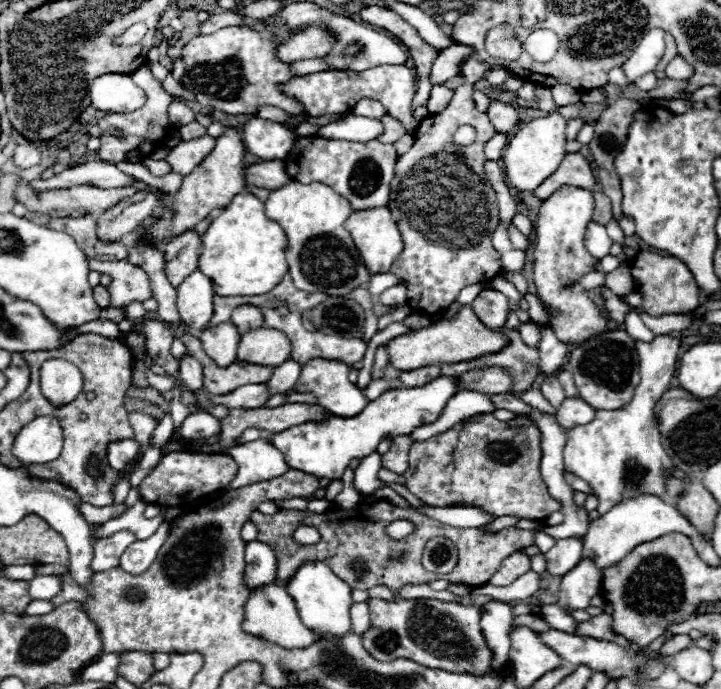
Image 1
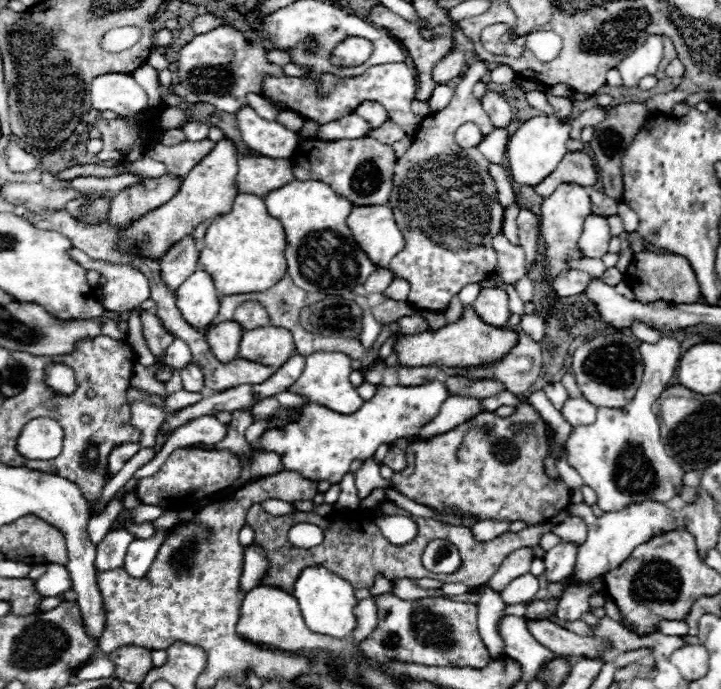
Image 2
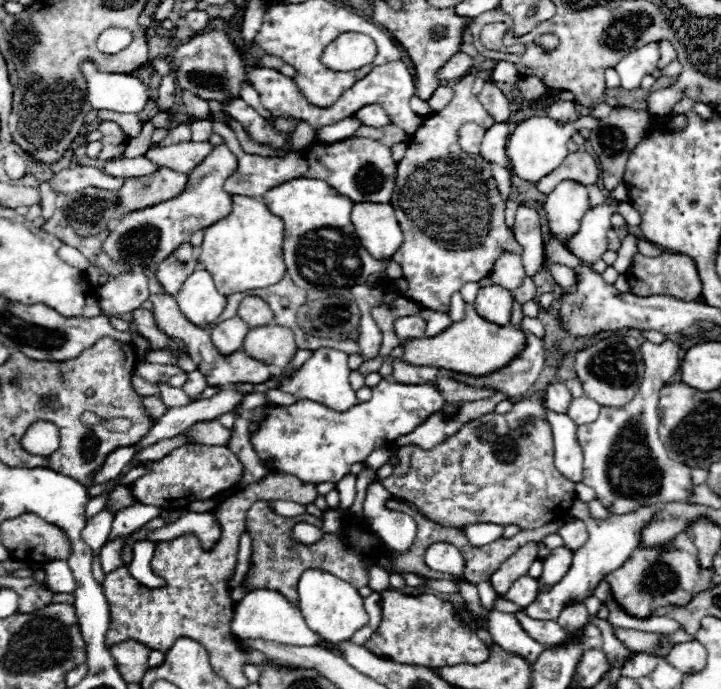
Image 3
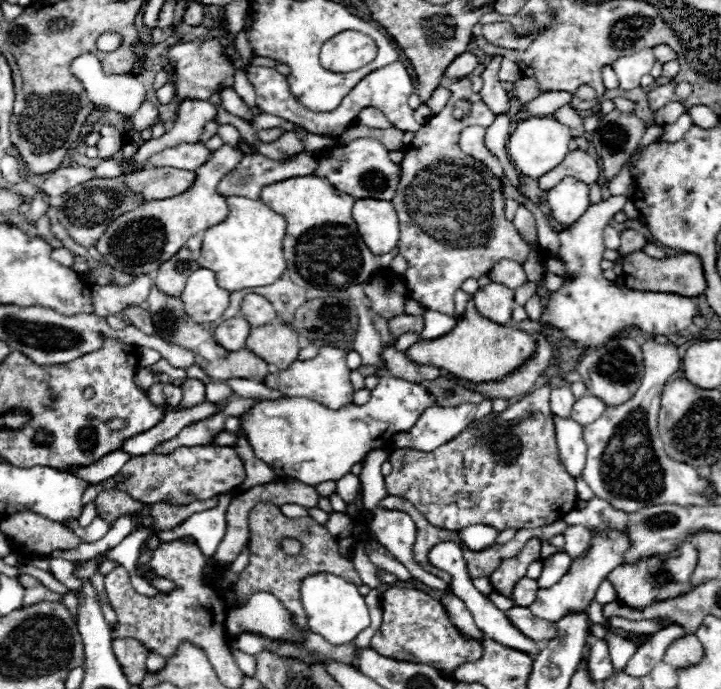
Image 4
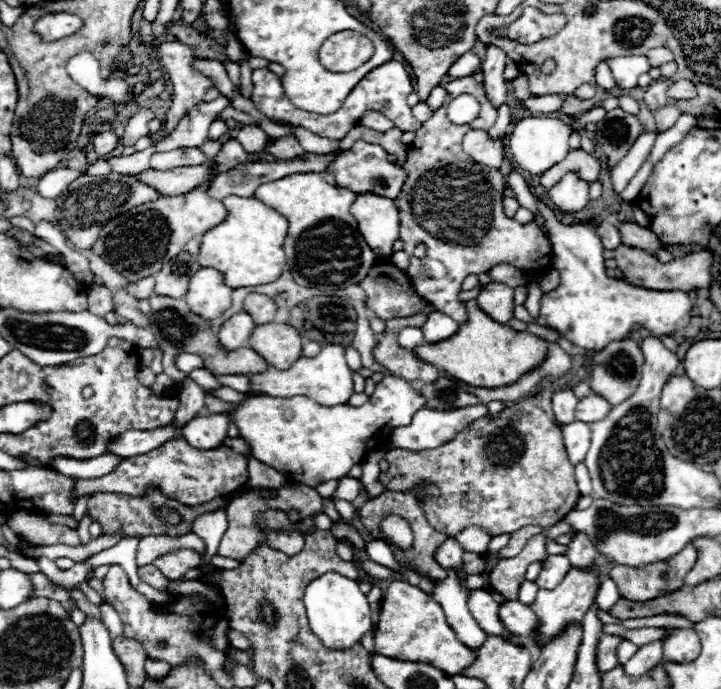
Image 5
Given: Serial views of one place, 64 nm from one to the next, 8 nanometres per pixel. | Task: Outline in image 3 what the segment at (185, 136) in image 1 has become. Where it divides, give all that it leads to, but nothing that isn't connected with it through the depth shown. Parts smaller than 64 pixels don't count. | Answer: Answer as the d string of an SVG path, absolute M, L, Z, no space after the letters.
M200 120L196 124L192 124L192 140L194 142L206 142L212 134L212 122L208 120Z

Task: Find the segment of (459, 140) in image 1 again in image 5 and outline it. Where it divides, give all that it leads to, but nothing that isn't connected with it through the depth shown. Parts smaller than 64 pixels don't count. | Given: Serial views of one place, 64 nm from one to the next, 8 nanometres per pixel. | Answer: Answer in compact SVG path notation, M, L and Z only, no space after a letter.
M485 130L468 131L462 140L462 149L468 156L476 158L478 162L482 162L490 168L500 168L502 166L504 144L502 142L492 142Z

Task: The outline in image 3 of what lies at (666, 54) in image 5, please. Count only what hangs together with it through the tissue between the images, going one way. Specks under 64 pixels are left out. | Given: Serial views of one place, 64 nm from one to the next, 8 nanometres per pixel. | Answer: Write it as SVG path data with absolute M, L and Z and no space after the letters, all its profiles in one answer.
M662 40L660 42L660 62L658 62L658 70L662 70L672 60L676 60L676 50L674 50L674 46L668 40Z

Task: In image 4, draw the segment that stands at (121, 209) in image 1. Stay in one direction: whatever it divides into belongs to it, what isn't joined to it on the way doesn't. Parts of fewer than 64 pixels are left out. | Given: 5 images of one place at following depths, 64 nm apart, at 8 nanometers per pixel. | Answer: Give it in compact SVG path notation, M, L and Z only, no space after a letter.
M148 168L144 172L128 174L124 178L124 184L132 194L142 194L146 200L162 200L178 196L184 190L188 190L194 178L196 178L194 170Z

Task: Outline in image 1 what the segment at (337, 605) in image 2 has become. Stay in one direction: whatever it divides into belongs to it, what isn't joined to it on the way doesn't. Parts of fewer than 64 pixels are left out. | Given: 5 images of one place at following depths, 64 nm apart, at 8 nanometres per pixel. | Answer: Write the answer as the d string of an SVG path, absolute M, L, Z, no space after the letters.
M310 560L304 562L296 574L288 580L286 592L292 596L302 624L320 634L344 634L350 630L350 606L352 588L340 580L324 562Z

